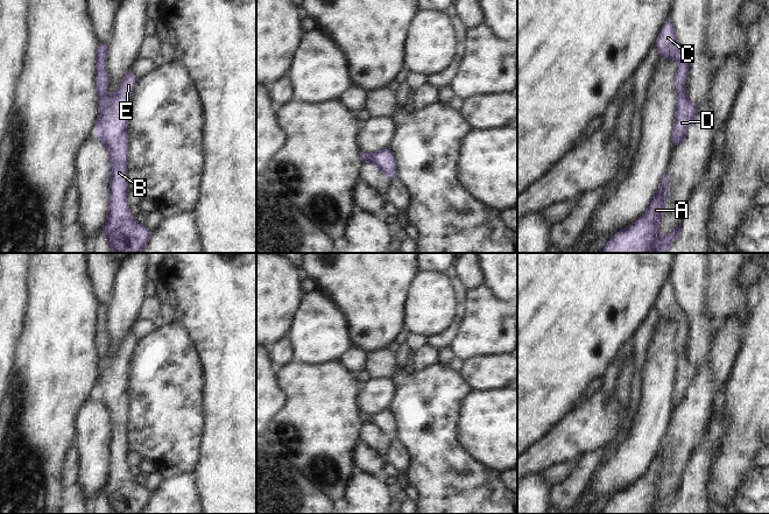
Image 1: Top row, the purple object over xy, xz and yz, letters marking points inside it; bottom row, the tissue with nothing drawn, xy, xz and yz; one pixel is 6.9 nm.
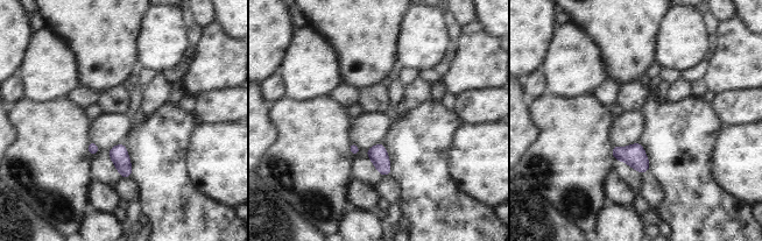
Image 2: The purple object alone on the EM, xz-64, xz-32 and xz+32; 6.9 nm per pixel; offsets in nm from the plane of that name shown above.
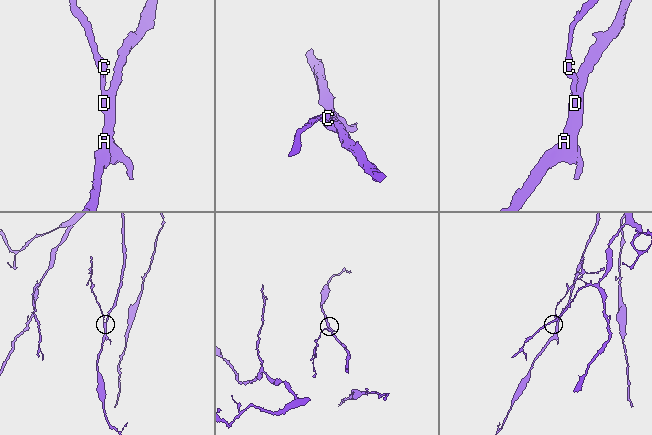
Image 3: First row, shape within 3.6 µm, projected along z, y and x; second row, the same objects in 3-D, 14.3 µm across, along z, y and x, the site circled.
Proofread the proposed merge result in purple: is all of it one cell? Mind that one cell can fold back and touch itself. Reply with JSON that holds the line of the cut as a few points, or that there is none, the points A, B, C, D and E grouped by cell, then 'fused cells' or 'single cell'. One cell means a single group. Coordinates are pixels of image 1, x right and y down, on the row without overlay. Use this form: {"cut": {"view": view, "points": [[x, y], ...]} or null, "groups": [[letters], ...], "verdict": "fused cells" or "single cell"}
{"cut": null, "groups": [["A", "B", "C", "D", "E"]], "verdict": "single cell"}

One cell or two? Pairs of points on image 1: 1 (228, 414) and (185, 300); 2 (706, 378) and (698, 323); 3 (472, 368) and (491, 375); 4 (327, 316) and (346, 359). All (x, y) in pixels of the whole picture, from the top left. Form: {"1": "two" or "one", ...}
{"1": "one", "2": "two", "3": "one", "4": "two"}

